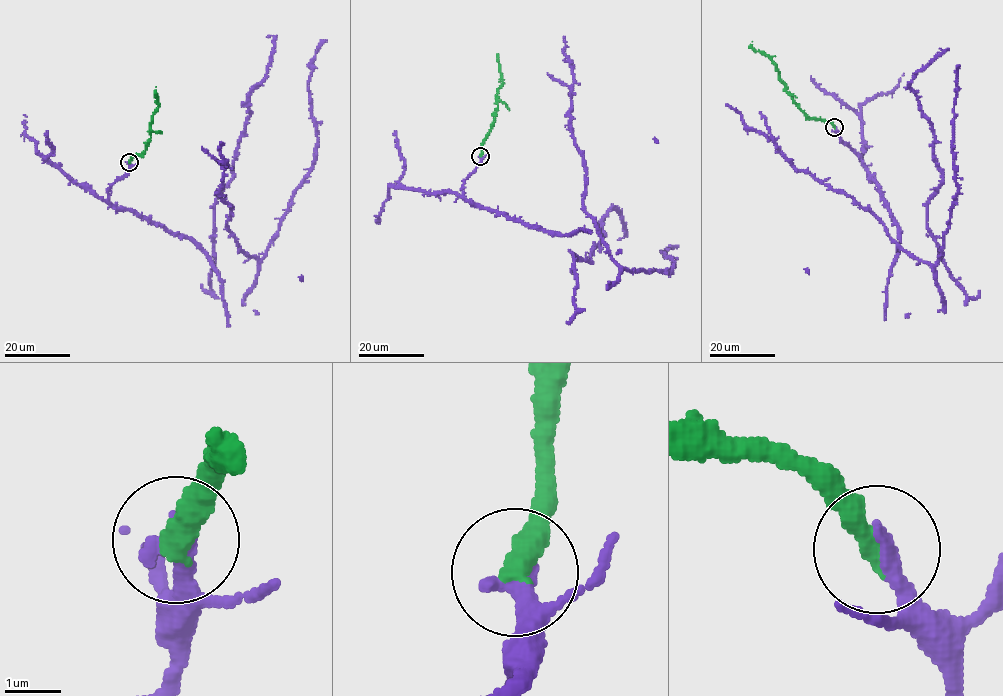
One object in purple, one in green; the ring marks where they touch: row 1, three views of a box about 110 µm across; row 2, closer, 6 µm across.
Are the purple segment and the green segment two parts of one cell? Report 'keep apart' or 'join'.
join

